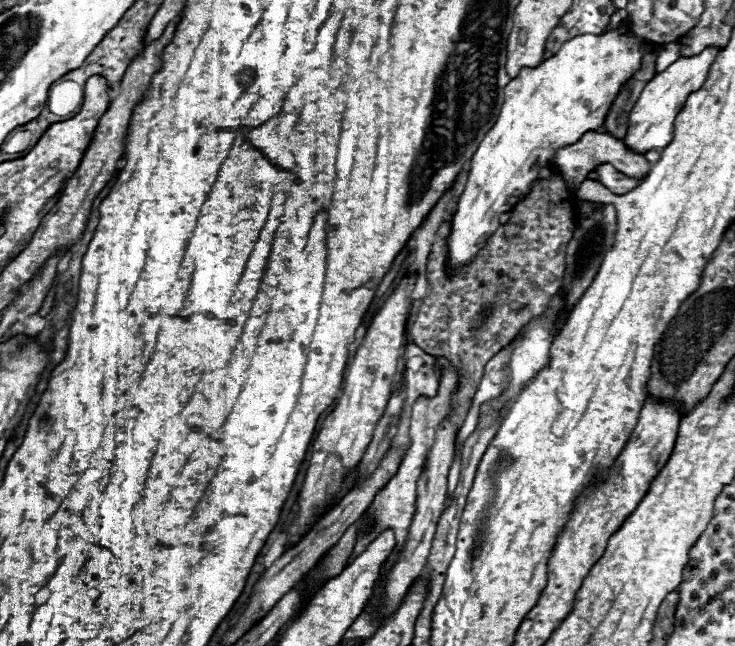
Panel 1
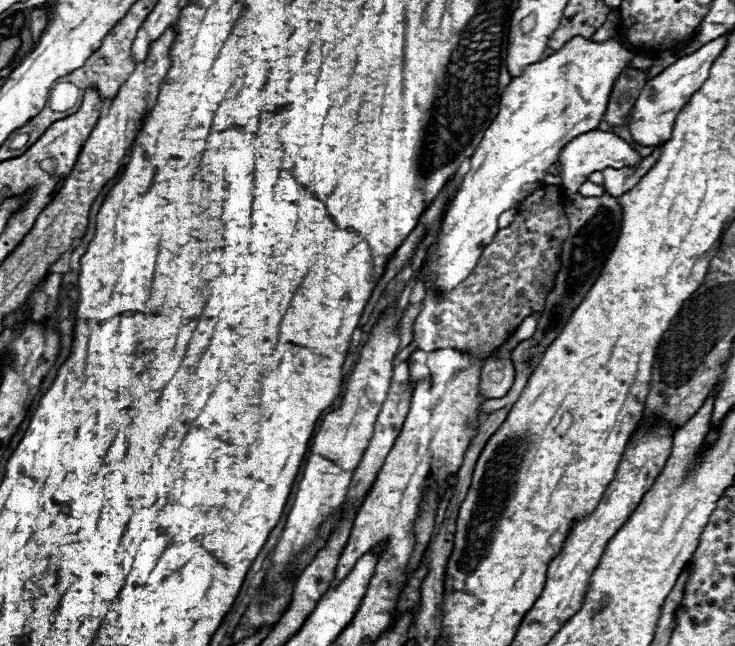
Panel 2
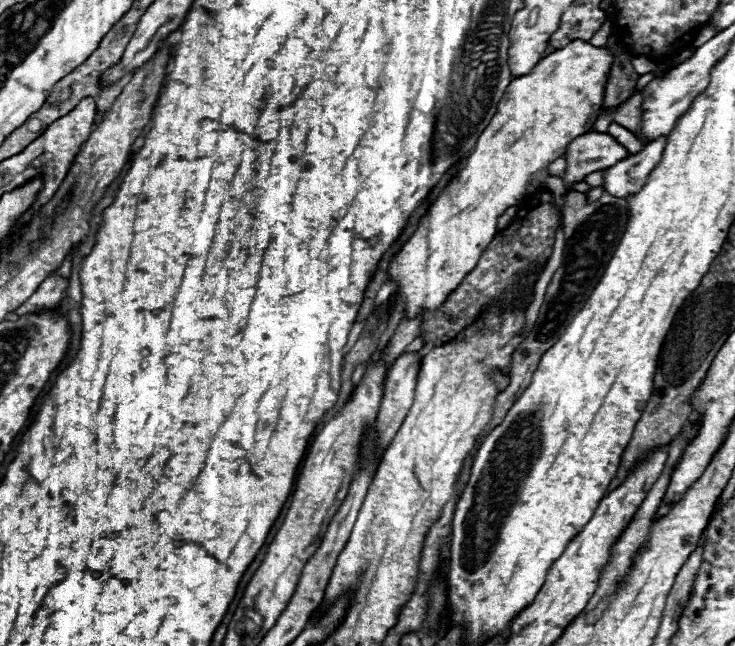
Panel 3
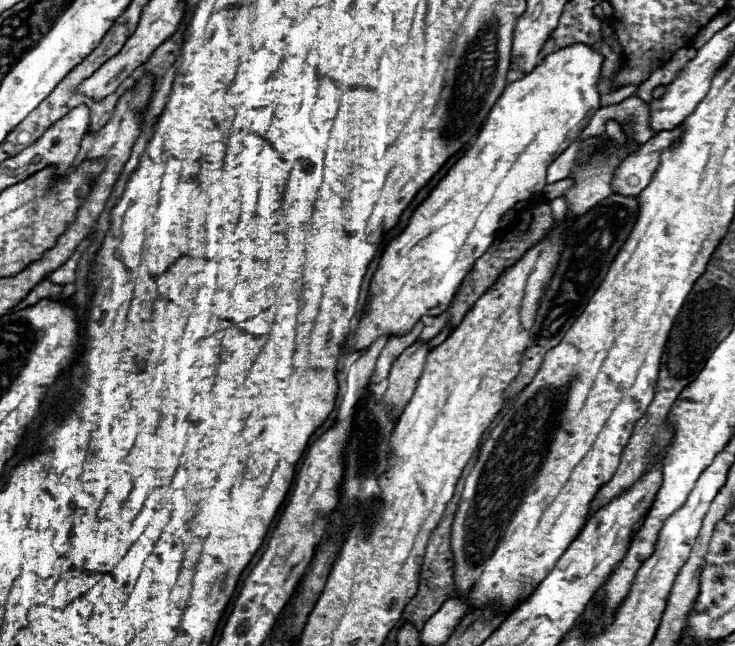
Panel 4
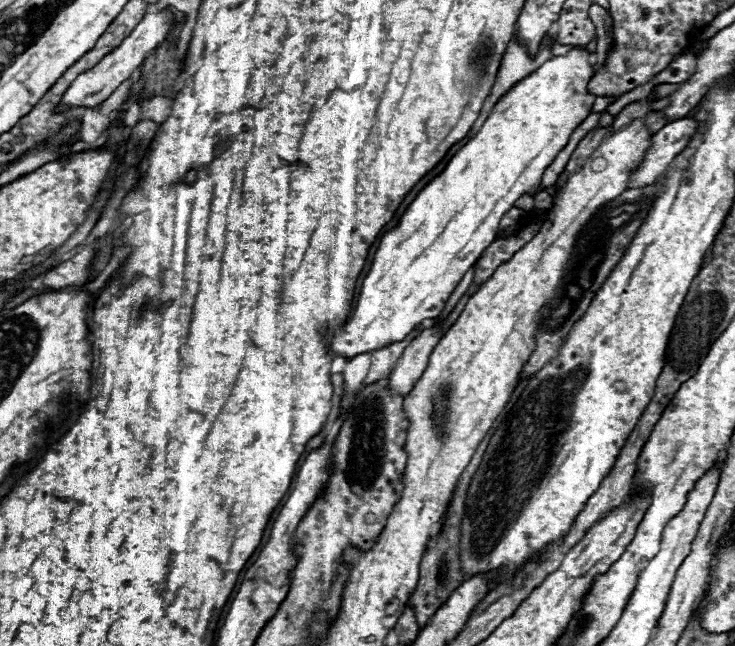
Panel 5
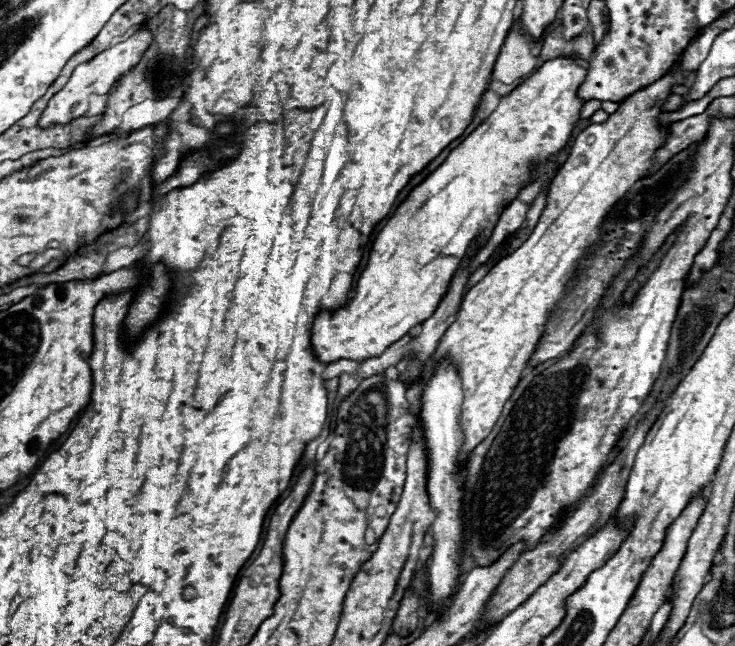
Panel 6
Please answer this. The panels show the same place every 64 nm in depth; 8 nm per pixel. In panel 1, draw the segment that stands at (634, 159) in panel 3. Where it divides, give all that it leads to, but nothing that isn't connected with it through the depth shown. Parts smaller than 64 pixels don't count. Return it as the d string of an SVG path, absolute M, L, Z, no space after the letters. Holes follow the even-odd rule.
M608 164L598 166L596 172L598 172L598 182L604 184L612 194L618 194L618 196L630 192L640 182L638 178L628 178L626 174L620 174L614 166L608 166Z

